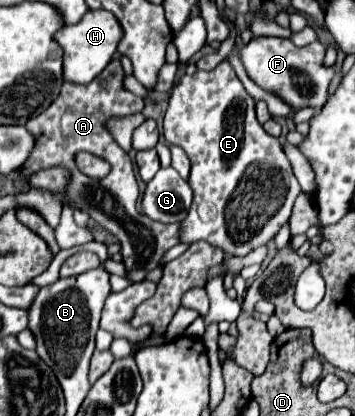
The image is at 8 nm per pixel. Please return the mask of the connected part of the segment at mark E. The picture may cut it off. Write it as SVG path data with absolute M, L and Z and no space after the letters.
M229 61L219 63L213 71L197 71L193 77L181 77L171 91L163 135L169 145L179 145L191 161L189 185L193 189L193 205L185 221L181 221L181 243L207 241L213 247L219 247L225 255L245 257L253 249L267 245L289 221L301 187L291 171L291 163L283 153L279 139L269 135L259 125L255 117L255 99L245 91Z

